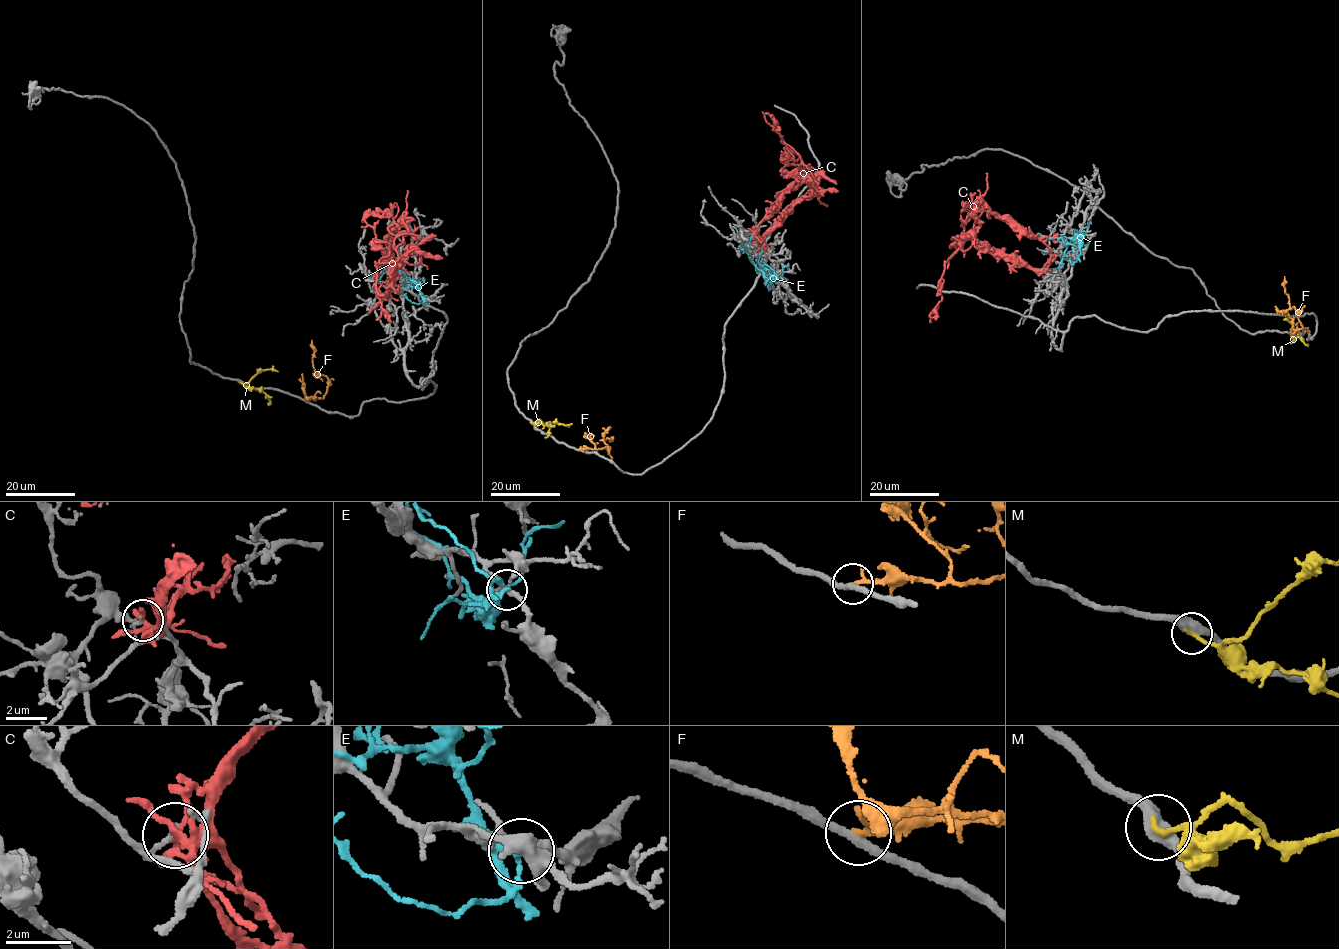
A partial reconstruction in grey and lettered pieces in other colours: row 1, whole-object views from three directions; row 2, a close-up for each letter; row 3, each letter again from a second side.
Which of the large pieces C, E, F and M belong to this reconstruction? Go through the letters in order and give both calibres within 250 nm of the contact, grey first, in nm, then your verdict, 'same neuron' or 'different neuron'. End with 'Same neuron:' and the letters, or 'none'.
C: 150/200 nm | different neuron
E: 240/150 nm | different neuron
F: 280/150 nm | different neuron
M: 460/200 nm | different neuron
Same neuron: none

